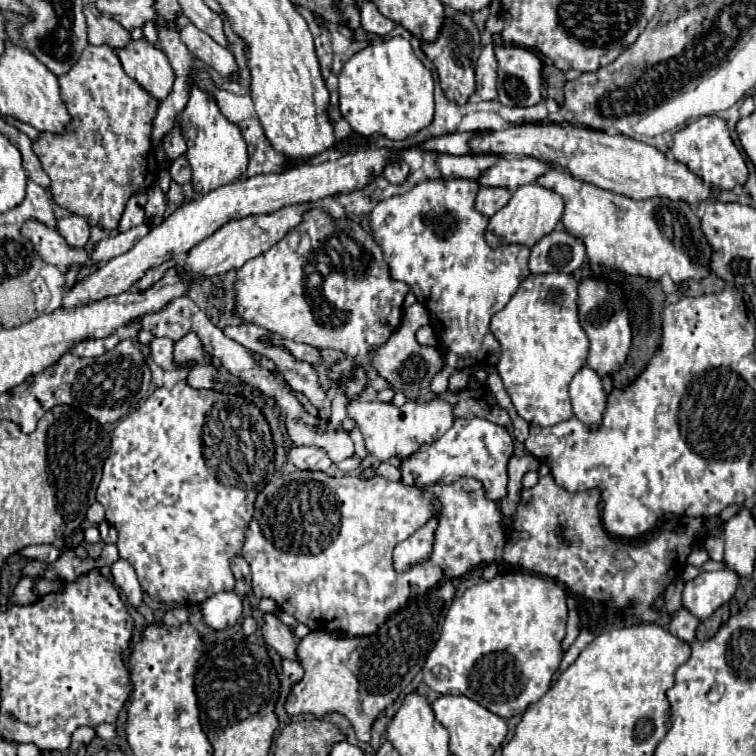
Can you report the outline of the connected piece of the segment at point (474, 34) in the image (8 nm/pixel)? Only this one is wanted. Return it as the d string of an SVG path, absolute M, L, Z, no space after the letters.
M457 11L451 17L445 17L439 37L433 43L423 41L423 53L427 55L429 61L433 61L437 75L439 75L439 85L445 91L449 101L455 101L459 105L467 103L469 95L475 93L475 63L481 53L481 43L479 43L479 31L465 11Z

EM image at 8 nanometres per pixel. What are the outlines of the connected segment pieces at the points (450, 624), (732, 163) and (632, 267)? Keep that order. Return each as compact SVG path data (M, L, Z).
M527 571L499 573L493 581L479 583L467 589L463 597L453 599L443 619L441 637L423 665L423 681L441 695L465 695L503 719L523 715L529 705L549 691L551 677L563 659L561 641L565 625L567 593L557 581Z
M717 115L699 117L699 119L691 121L685 129L677 131L673 135L671 153L677 161L685 163L689 167L689 171L699 175L705 183L711 183L715 189L731 191L735 185L745 185L745 181L747 181L745 159L739 153L739 149L735 147L735 143L731 141L725 119L721 119Z
M551 169L549 173L545 173L545 177L541 177L539 185L547 189L555 189L565 199L563 225L575 237L583 237L587 247L587 259L591 263L615 267L629 275L655 279L655 281L659 281L663 275L669 275L673 283L685 283L691 279L703 281L705 277L713 275L711 271L713 249L701 229L701 217L695 215L695 211L689 205L677 205L671 201L633 201L631 197L621 197L617 193L599 189L593 183L575 179L563 169Z

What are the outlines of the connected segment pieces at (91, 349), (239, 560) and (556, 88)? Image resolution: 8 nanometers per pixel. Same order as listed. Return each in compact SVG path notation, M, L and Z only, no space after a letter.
M111 333L109 337L103 337L103 339L83 339L75 345L69 347L69 353L77 355L77 357L99 357L101 353L113 349L113 345L117 345L119 337L117 333Z
M235 555L231 559L231 569L237 579L243 579L245 575L249 575L249 563L243 559L243 555Z
M547 63L547 65L543 65L543 79L545 79L547 97L551 97L551 99L555 99L557 103L561 103L563 85L565 85L565 75L563 75L563 71L559 71L555 65Z

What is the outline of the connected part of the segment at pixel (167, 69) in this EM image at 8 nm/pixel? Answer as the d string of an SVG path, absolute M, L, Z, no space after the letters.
M147 39L131 41L125 49L115 51L129 77L133 77L157 103L173 89L175 73L163 51L151 47Z

